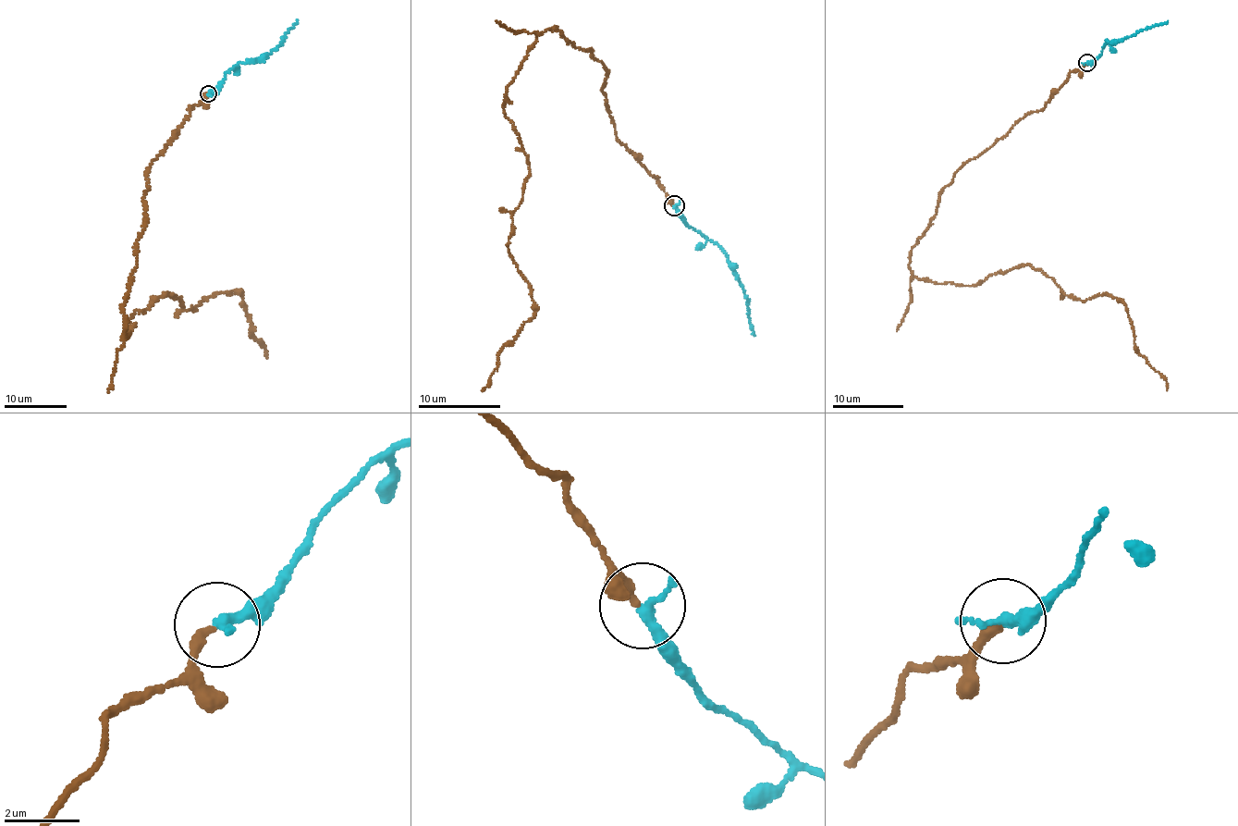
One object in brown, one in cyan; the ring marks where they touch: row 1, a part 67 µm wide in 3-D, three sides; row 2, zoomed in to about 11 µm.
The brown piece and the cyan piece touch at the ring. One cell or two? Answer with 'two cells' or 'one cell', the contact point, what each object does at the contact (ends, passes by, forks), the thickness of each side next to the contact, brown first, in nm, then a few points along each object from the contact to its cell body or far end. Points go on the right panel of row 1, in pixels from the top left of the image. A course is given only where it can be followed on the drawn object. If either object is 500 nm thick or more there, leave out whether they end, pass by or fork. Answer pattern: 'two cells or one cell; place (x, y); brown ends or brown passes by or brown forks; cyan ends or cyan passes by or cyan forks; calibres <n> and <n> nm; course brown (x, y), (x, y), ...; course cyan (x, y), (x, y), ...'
one cell; place (1087, 63); brown ends; cyan passes by; calibres 280 and 200 nm; course brown (1087, 64), (953, 175), (909, 269), (964, 286), (1028, 264), (1065, 295), (1121, 299), (1135, 351), (1167, 390); course cyan (1087, 62), (1096, 59), (1106, 40), (1123, 38), (1168, 20)

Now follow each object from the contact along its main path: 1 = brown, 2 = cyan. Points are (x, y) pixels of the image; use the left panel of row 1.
1: (208, 94), (146, 174), (124, 330), (165, 293), (194, 309), (237, 290), (267, 357)
2: (208, 92), (218, 87), (226, 73), (243, 62), (257, 59), (272, 51), (298, 20)

